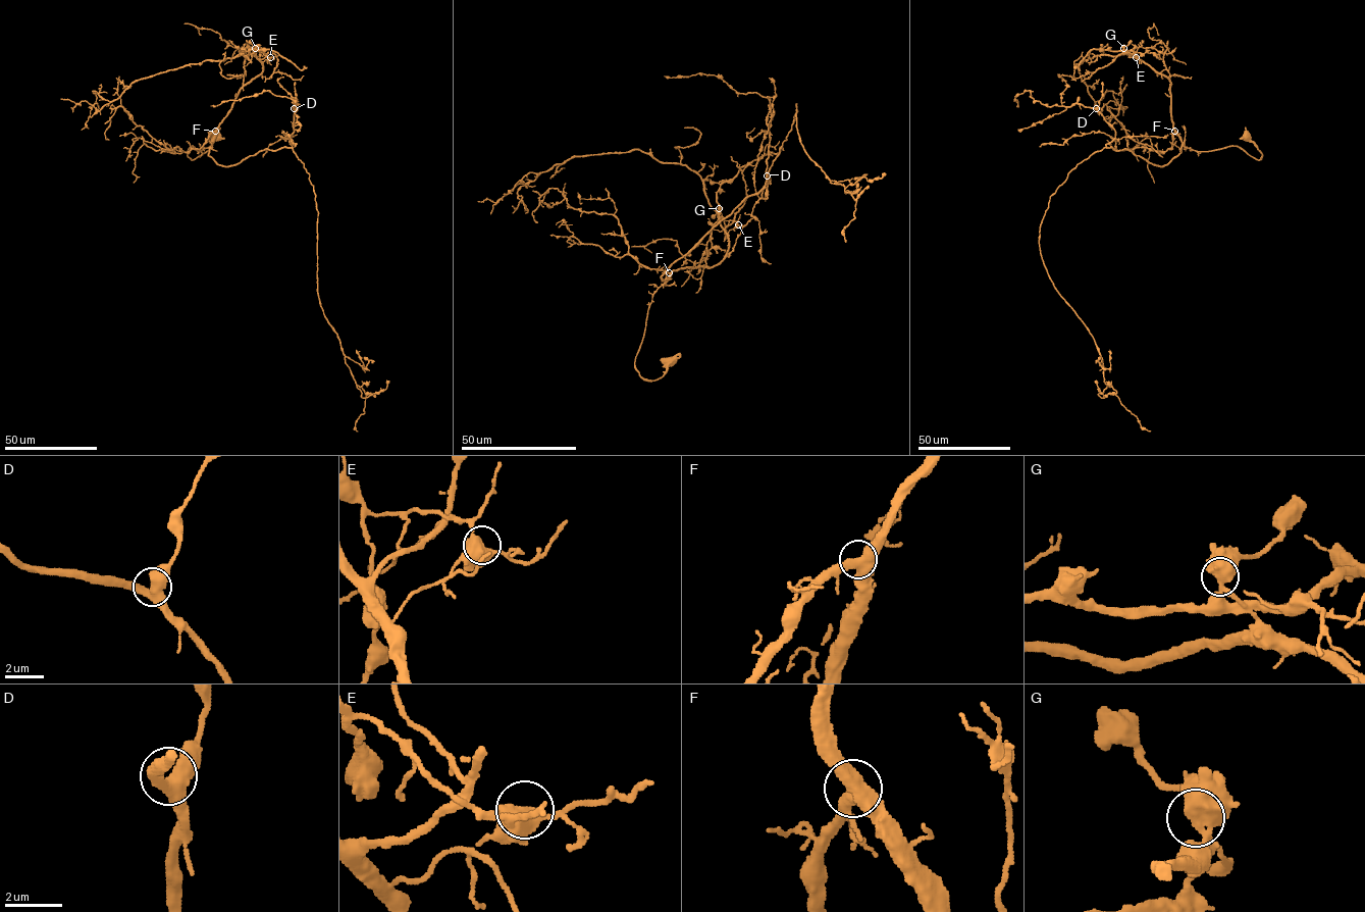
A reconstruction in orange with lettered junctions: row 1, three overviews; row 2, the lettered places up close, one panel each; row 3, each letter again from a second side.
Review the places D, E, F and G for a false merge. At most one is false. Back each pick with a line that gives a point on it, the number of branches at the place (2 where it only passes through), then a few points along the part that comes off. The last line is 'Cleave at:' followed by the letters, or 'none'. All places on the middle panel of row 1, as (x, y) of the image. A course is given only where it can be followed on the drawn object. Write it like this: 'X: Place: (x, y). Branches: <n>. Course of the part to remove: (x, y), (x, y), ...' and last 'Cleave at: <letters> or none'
G: Place: (719, 208). Branches: 3. Course of the part to remove: (719, 208), (717, 191), (720, 186), (753, 160), (778, 153), (781, 147), (784, 150)
Cleave at: G

